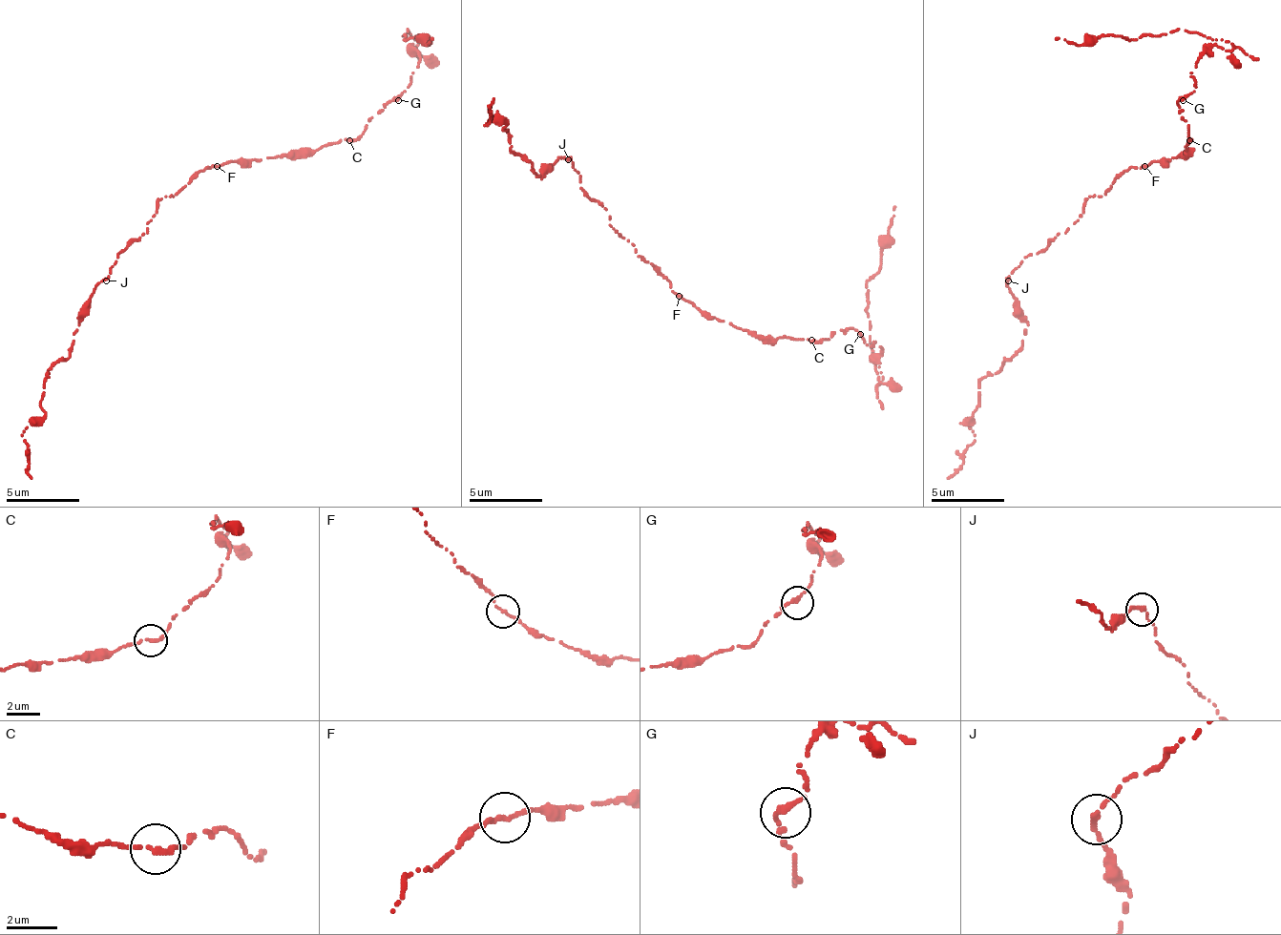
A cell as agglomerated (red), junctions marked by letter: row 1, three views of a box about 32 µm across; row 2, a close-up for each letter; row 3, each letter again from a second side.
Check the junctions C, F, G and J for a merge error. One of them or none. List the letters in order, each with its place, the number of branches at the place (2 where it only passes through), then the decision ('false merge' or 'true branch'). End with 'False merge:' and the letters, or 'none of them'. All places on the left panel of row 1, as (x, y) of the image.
C: (349, 140) | 2 | true branch
F: (217, 166) | 2 | true branch
G: (398, 100) | 2 | true branch
J: (106, 280) | 2 | true branch
False merge: none of them

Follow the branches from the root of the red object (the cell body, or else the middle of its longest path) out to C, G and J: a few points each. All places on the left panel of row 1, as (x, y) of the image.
C: (217, 166), (223, 162), (245, 162), (249, 158), (271, 158), (275, 155), (308, 155), (320, 147), (349, 140)
G: (217, 166), (275, 155), (308, 155), (342, 140), (356, 140), (367, 121), (397, 99)
J: (217, 166), (205, 166), (183, 188), (157, 202), (157, 214), (146, 225), (146, 232), (116, 254), (106, 280)

